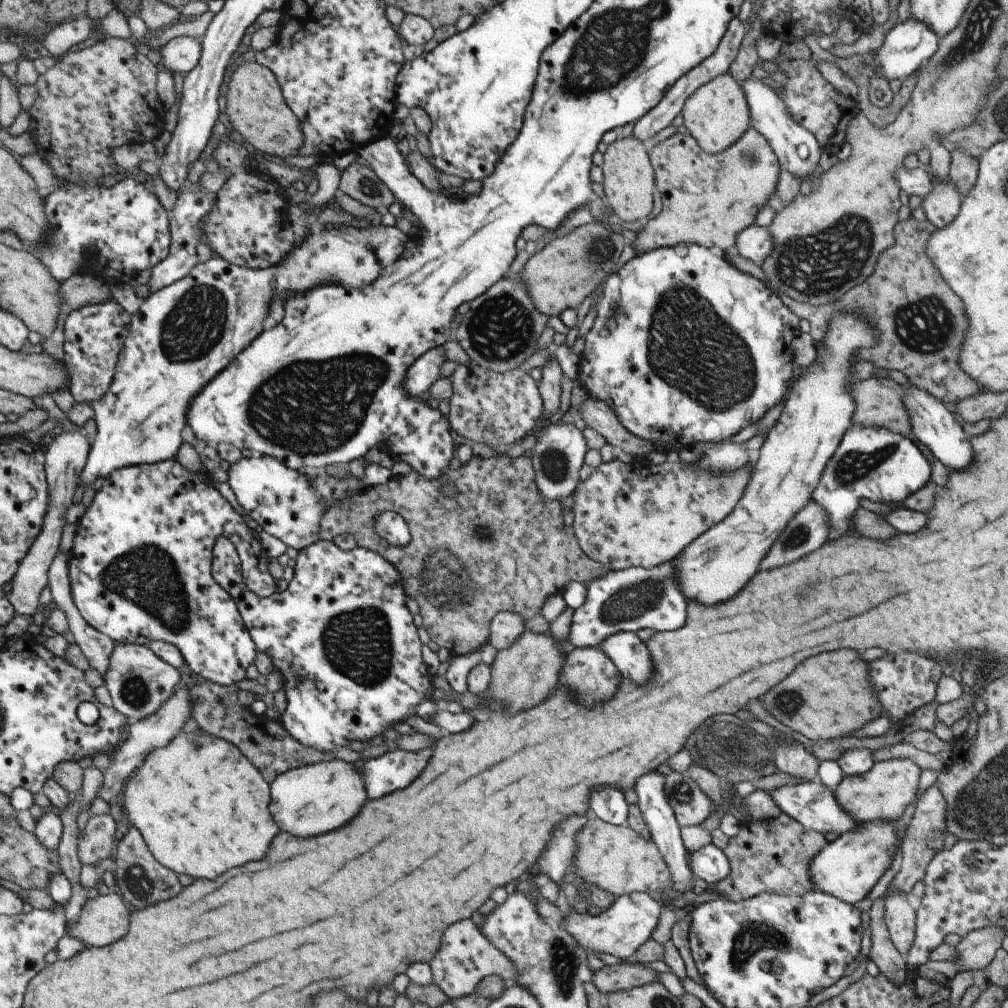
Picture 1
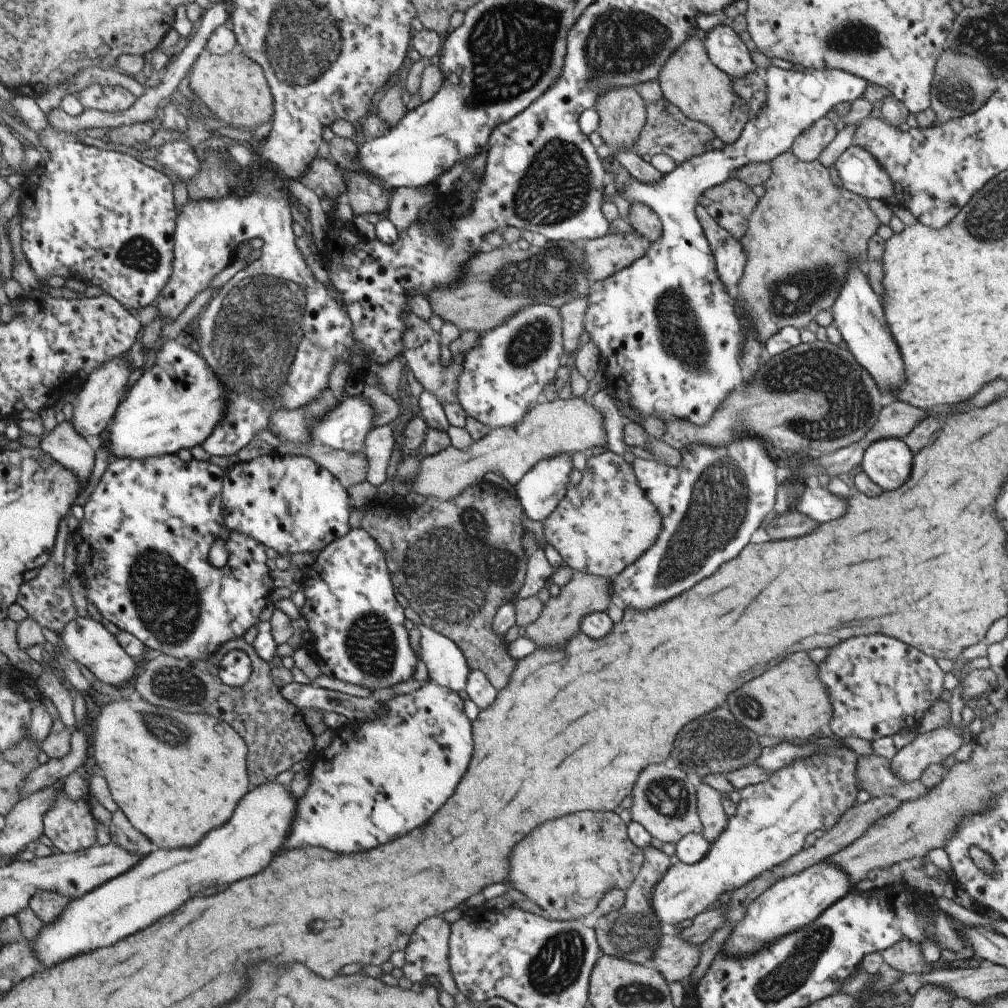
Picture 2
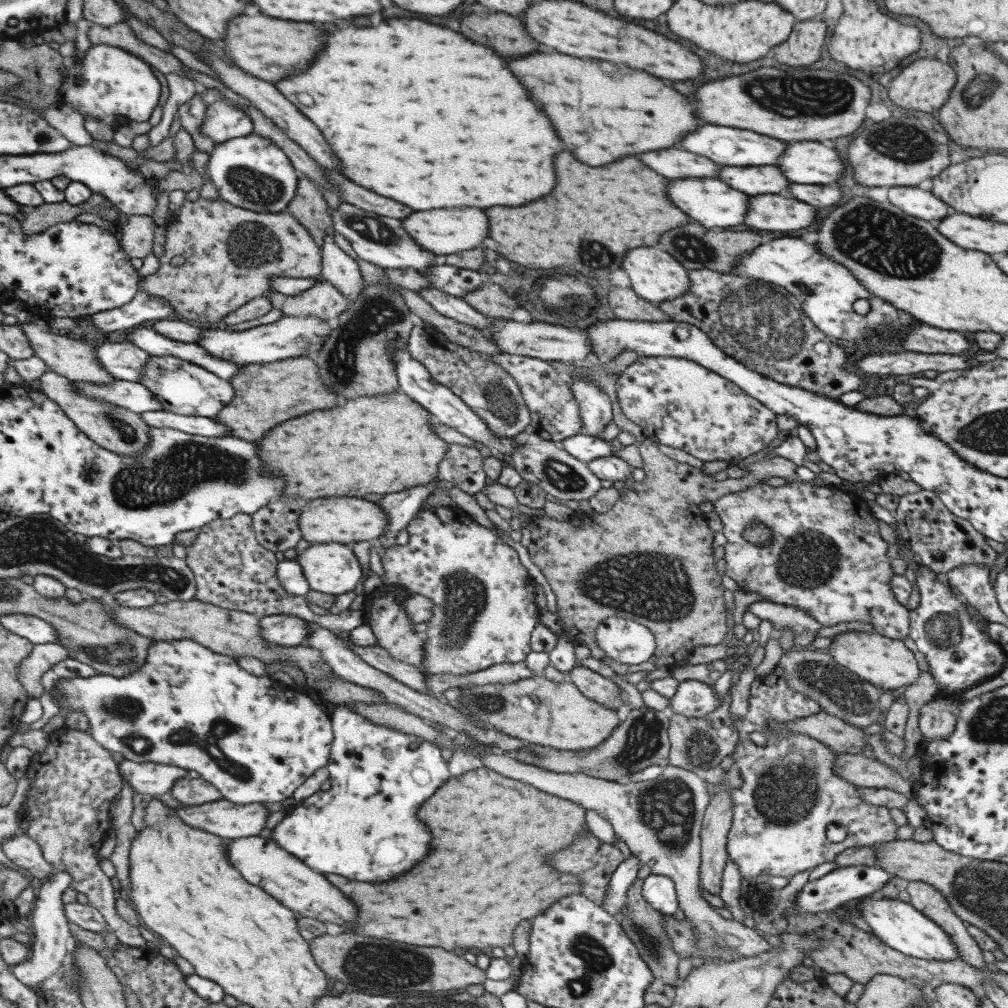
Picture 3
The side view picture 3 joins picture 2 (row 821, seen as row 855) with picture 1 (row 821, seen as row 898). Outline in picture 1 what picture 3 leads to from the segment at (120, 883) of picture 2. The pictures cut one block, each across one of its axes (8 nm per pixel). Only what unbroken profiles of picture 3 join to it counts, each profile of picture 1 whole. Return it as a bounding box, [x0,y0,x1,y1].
[269,758,368,838]

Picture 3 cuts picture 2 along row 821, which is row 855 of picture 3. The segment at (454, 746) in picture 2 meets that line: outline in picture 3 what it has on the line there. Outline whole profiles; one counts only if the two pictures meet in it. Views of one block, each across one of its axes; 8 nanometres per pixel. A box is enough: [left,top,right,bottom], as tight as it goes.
[271,705,451,884]

